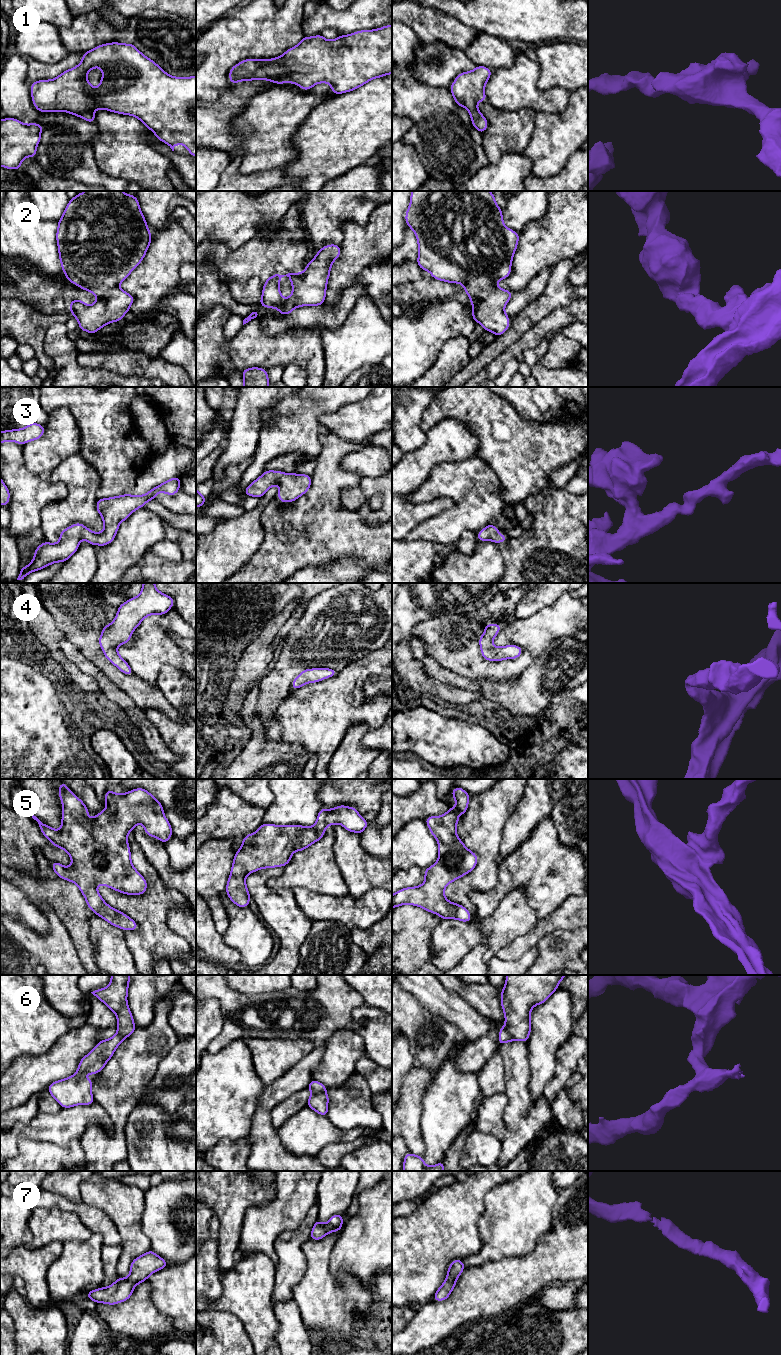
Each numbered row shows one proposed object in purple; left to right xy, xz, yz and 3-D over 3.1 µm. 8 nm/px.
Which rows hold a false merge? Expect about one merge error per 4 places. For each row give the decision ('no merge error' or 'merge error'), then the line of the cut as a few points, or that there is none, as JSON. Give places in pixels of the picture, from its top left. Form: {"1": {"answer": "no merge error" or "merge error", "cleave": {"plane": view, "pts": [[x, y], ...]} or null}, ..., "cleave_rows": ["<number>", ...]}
{"1": {"answer": "no merge error", "cleave": null}, "2": {"answer": "no merge error", "cleave": null}, "3": {"answer": "no merge error", "cleave": null}, "4": {"answer": "no merge error", "cleave": null}, "5": {"answer": "no merge error", "cleave": null}, "6": {"answer": "merge error", "cleave": {"plane": "xz", "pts": [[325, 1089], [311, 1096]]}}, "7": {"answer": "no merge error", "cleave": null}, "cleave_rows": ["6"]}

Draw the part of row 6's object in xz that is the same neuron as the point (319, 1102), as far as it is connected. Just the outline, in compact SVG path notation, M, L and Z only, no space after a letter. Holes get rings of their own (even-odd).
M326 1090L309 1097L307 1106L322 1116L328 1115L329 1097Z

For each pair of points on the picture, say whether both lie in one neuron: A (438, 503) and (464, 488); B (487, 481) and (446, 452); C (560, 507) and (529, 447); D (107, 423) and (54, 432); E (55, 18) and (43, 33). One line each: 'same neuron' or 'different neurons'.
A: different neurons
B: different neurons
C: different neurons
D: different neurons
E: different neurons

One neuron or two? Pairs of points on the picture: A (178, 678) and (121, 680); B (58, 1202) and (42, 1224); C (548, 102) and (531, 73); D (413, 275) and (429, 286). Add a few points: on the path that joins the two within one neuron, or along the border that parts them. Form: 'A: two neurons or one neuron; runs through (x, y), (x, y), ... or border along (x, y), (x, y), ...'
A: two neurons; border along (156, 685), (171, 704)
B: two neurons; border along (43, 1207), (59, 1208), (76, 1214)
C: one neuron; runs through (540, 97), (531, 88), (531, 81)
D: two neurons; border along (422, 270), (422, 275), (417, 280), (402, 283)

